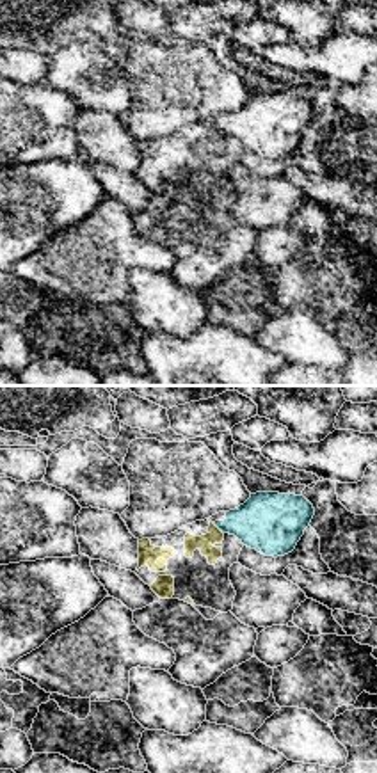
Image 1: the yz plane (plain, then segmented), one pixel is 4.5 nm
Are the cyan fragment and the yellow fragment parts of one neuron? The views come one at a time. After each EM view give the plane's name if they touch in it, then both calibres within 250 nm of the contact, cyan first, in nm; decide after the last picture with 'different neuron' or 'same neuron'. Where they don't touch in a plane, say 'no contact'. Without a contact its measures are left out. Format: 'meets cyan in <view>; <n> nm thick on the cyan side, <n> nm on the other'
meets cyan in yz; 280 nm thick on the cyan side, 80 nm on the other

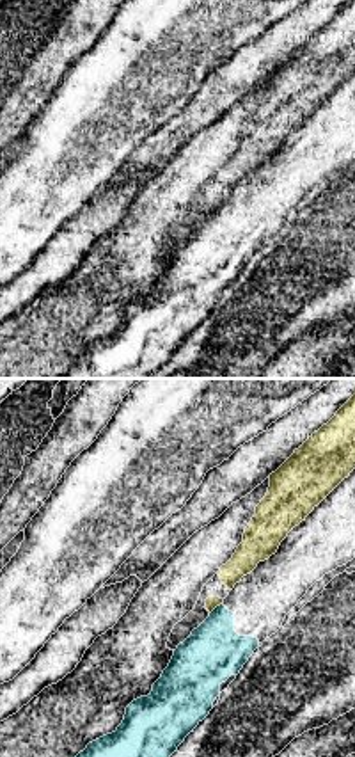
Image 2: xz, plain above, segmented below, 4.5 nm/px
meets cyan in xz; 260 nm thick on the cyan side, 60 nm on the other

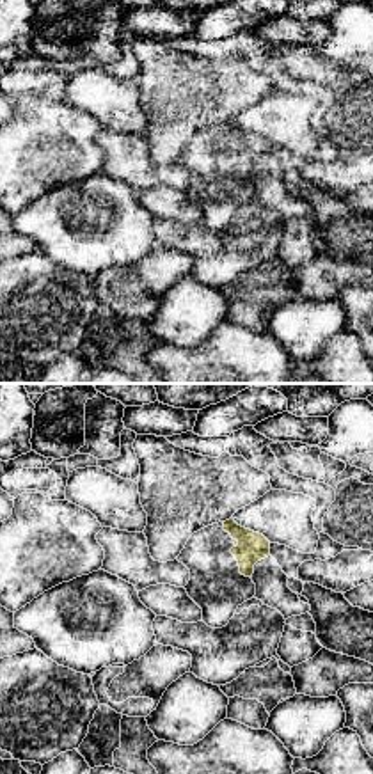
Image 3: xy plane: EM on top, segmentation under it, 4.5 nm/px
meets cyan in xy; 20 nm thick on the cyan side, 140 nm on the other

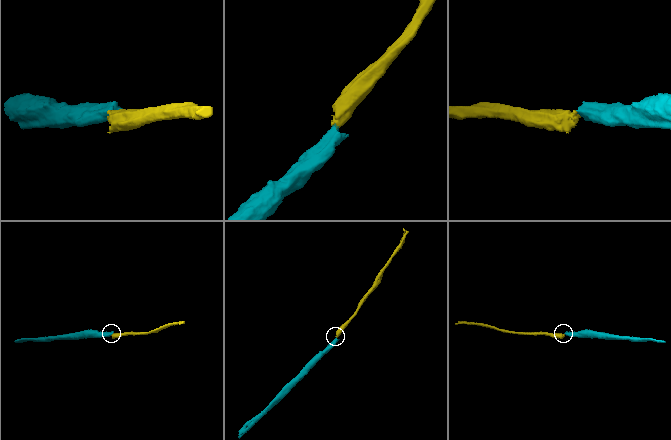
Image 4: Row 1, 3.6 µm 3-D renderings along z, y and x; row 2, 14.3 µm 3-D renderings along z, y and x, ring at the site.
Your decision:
different neuron

